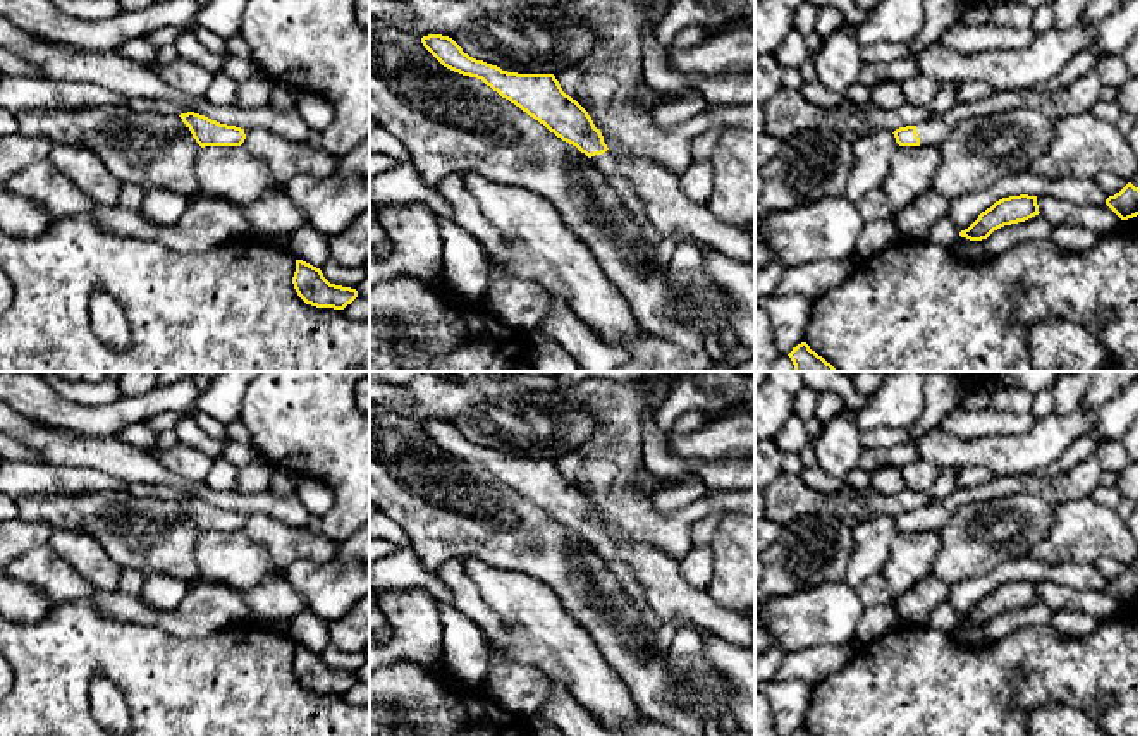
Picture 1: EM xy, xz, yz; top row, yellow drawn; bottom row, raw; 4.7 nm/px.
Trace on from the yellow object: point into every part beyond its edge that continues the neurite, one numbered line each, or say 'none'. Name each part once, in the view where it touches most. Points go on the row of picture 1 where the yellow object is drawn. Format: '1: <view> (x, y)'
1: yz (932, 131)

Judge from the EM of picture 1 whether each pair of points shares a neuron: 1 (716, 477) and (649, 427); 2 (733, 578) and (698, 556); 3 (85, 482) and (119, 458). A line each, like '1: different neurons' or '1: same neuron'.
1: same neuron
2: different neurons
3: different neurons

